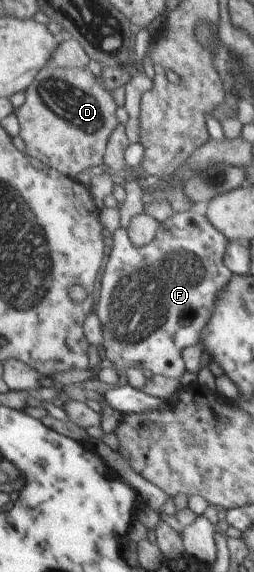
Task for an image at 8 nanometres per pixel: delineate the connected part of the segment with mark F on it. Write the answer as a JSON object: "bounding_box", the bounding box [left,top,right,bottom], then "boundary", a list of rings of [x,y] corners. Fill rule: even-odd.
{"bounding_box":[93,209,232,379],"boundary":[[[191,209],[174,213],[161,222],[155,237],[147,245],[136,246],[121,226],[114,231],[112,240],[101,277],[99,303],[93,310],[101,324],[106,363],[113,365],[121,375],[135,367],[151,375],[179,379],[185,372],[181,350],[197,344],[202,329],[210,320],[218,293],[232,278],[232,271],[224,264],[227,239],[203,213]]]}

